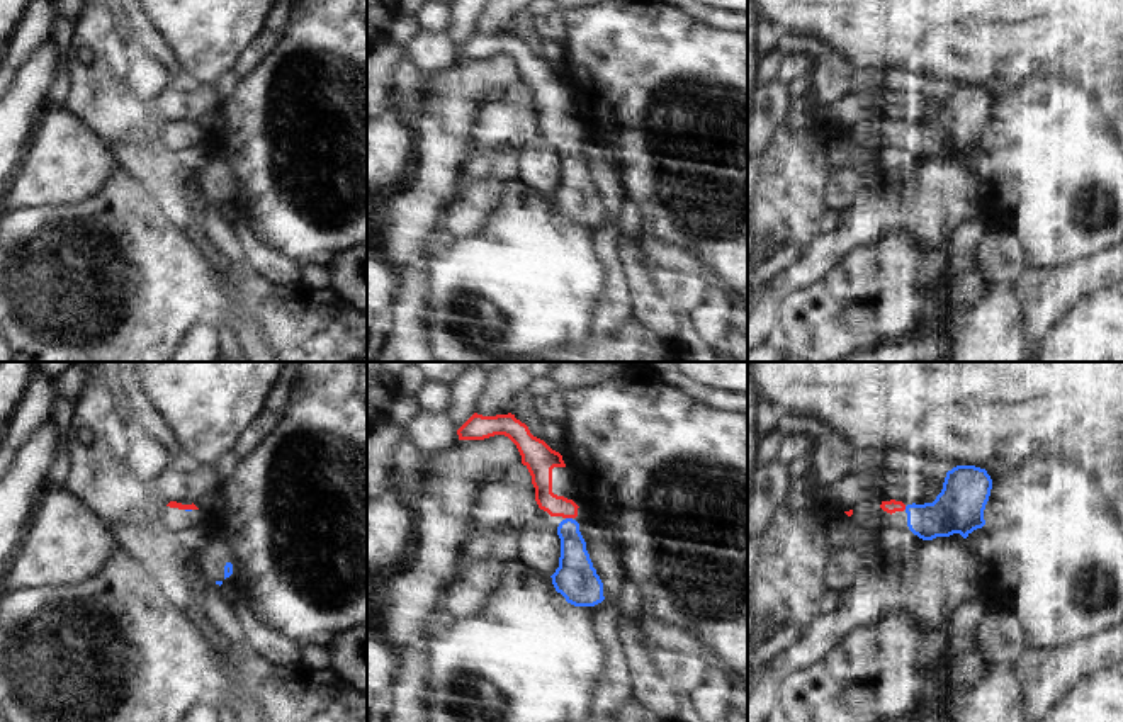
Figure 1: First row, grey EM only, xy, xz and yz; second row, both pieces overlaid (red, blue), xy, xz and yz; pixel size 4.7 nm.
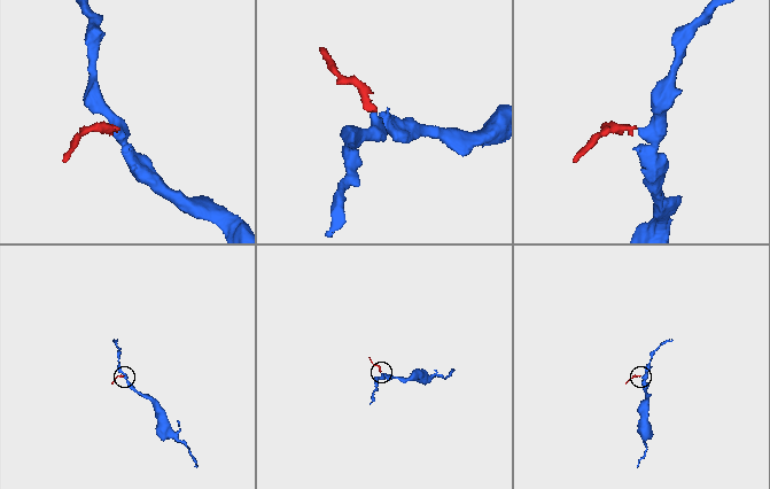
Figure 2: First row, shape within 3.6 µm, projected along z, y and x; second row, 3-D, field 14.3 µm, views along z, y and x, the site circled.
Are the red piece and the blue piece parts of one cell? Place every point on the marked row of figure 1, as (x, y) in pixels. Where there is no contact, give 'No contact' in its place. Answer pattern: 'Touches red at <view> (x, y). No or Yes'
Touches red at xz (569, 517). Yes

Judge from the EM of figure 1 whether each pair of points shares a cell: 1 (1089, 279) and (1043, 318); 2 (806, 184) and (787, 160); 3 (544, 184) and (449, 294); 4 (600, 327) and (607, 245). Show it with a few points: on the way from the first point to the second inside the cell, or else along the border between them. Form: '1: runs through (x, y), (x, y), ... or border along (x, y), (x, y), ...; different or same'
1: runs through (1077, 284), (1055, 306); same
2: runs through (801, 179), (792, 165); same
3: border along (517, 179), (549, 196); different
4: runs through (614, 306), (612, 265); same

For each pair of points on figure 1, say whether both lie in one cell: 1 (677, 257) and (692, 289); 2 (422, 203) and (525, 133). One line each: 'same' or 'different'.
1: different
2: different

